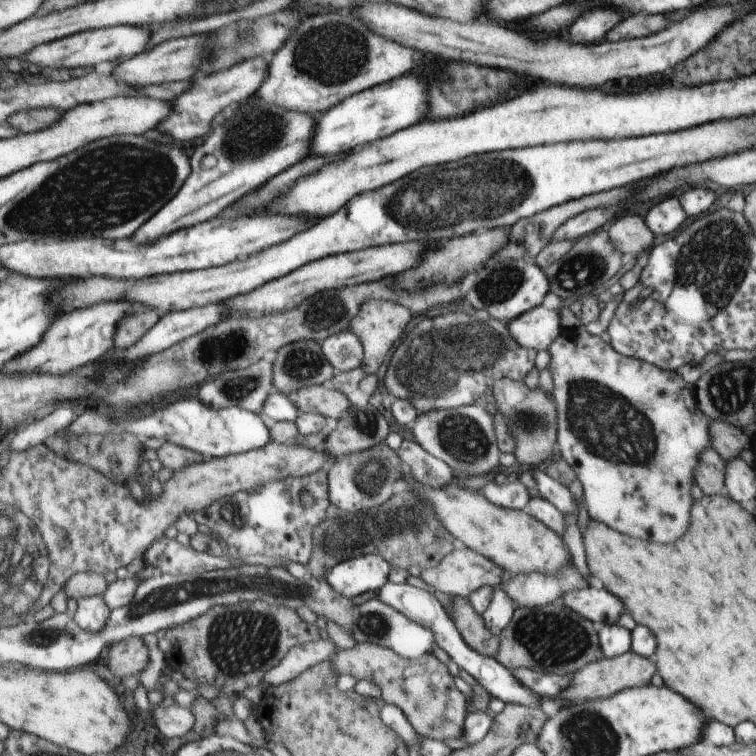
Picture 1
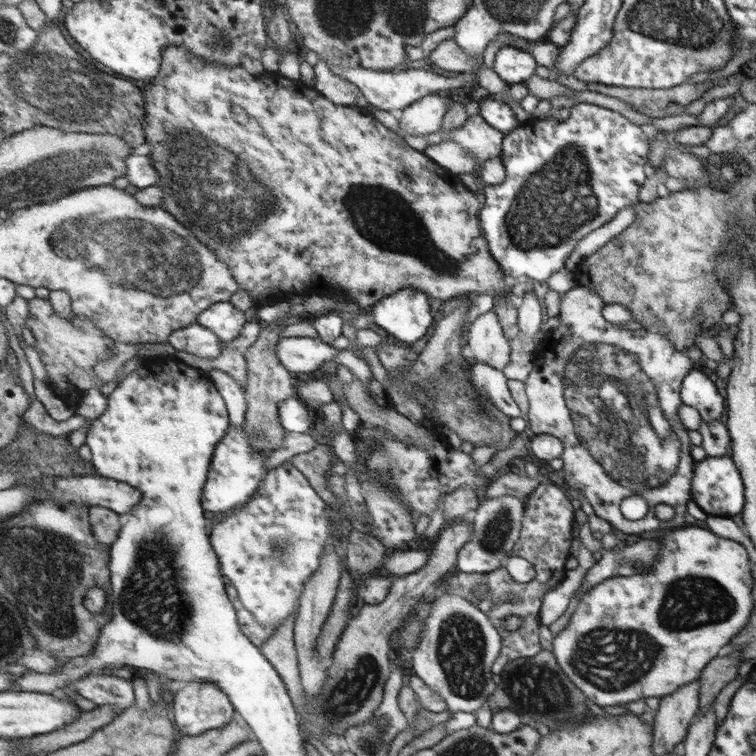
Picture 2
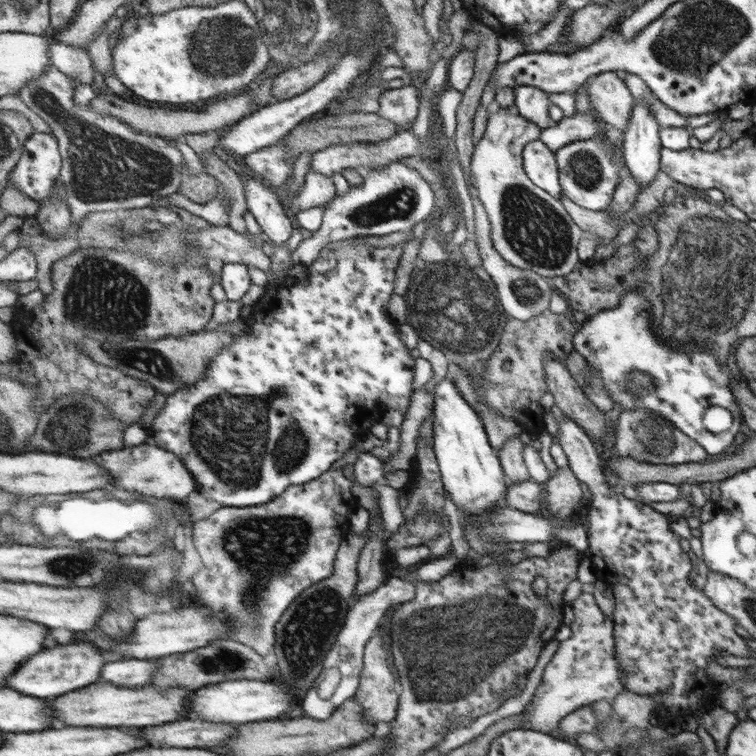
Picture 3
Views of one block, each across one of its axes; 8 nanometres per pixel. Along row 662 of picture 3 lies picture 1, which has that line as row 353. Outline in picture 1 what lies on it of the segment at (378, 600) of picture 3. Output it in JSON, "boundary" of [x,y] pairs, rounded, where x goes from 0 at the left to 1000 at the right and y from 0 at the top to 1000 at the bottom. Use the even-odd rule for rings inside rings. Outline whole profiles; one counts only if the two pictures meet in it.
{"boundary":[[[463,437],[438,444],[427,452],[431,471],[447,492],[474,488],[479,481],[480,458],[474,446]]]}

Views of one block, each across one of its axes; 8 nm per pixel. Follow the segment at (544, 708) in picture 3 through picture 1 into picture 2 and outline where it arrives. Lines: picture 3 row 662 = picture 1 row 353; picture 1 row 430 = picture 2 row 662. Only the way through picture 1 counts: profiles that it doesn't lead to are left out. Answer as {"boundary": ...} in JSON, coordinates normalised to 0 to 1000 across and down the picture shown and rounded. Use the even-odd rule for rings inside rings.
{"boundary":[[[926,692],[918,693],[915,698],[899,698],[885,704],[873,712],[873,722],[866,743],[862,742],[861,755],[852,755],[836,762],[813,762],[798,767],[779,783],[770,787],[762,810],[753,817],[751,827],[731,844],[730,862],[741,880],[743,889],[775,918],[780,926],[786,926],[791,934],[812,934],[812,931],[828,931],[836,926],[851,926],[854,922],[873,923],[894,915],[902,906],[910,906],[911,902],[926,897],[931,884],[950,868],[952,860],[958,857],[988,825],[995,816],[997,794],[995,792],[996,754],[993,742],[989,739],[989,731],[980,718],[963,712],[954,712],[952,708],[943,706]]]}

